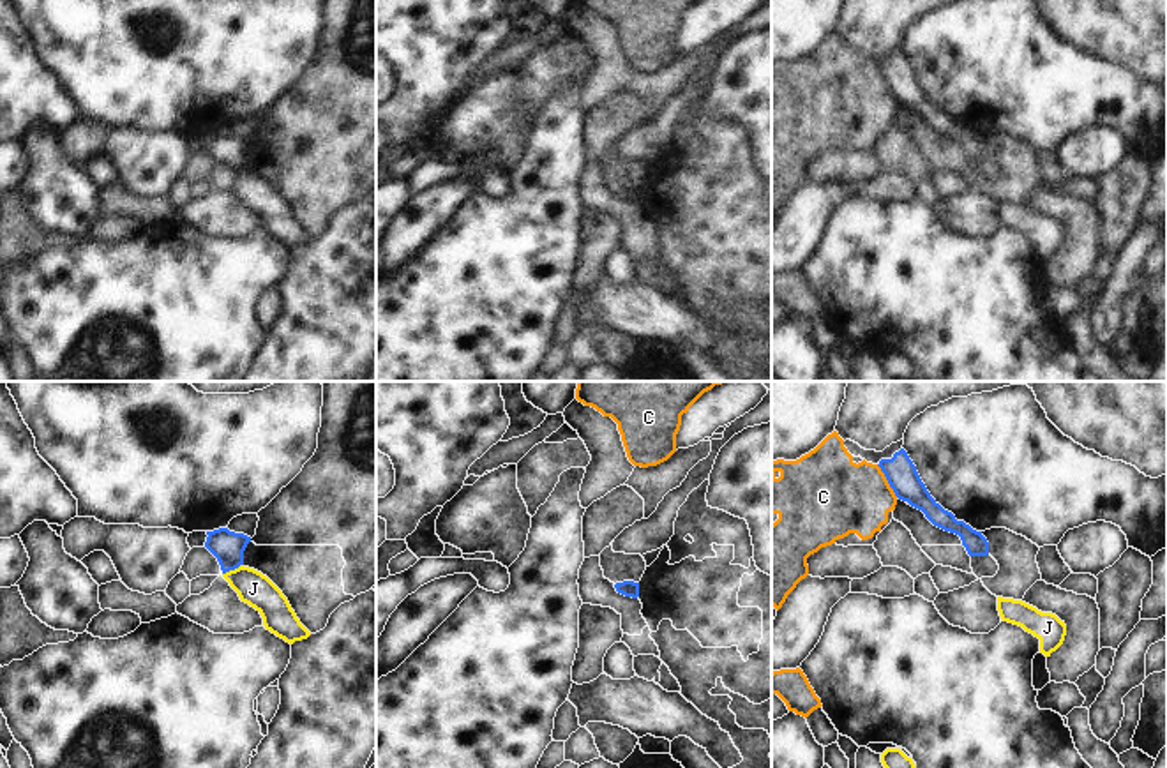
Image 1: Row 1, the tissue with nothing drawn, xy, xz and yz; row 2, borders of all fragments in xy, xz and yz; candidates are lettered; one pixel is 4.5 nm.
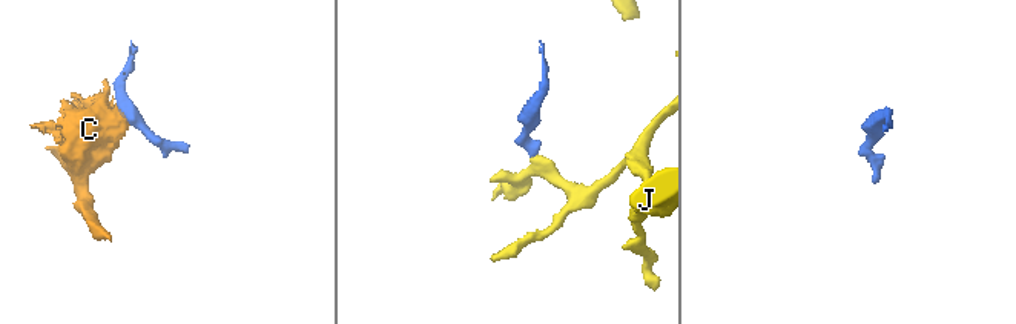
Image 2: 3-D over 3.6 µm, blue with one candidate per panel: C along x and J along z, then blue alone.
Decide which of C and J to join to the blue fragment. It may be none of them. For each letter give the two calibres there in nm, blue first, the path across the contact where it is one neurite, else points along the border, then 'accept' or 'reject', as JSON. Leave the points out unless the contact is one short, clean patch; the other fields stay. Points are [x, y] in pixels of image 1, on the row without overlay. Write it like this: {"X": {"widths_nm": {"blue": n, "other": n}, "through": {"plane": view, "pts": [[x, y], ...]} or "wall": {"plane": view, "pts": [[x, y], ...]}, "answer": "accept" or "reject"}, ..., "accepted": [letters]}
{"C": {"widths_nm": {"blue": 140, "other": 360}, "wall": {"plane": "yz", "pts": [[876, 69], [897, 101]]}, "answer": "reject"}, "J": {"widths_nm": {"blue": 150, "other": 150}, "wall": {"plane": "xy", "pts": [[242, 168], [223, 179]]}, "answer": "reject"}, "accepted": []}

